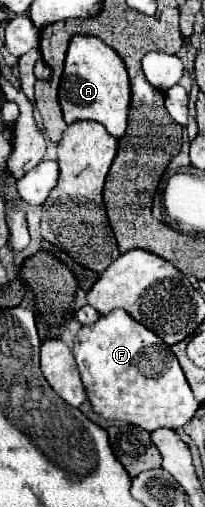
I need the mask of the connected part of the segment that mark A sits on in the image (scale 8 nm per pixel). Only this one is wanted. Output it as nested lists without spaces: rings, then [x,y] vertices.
[[[74,35],[66,51],[64,73],[58,85],[58,101],[66,123],[92,119],[102,123],[112,137],[120,139],[126,131],[126,121],[128,121],[130,83],[126,67],[118,57],[118,53],[98,37]]]

